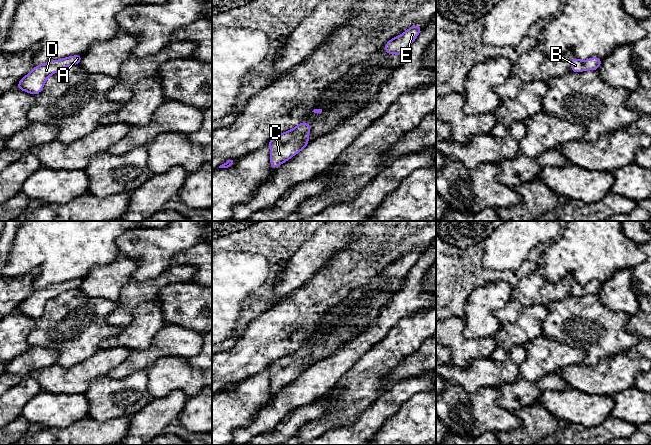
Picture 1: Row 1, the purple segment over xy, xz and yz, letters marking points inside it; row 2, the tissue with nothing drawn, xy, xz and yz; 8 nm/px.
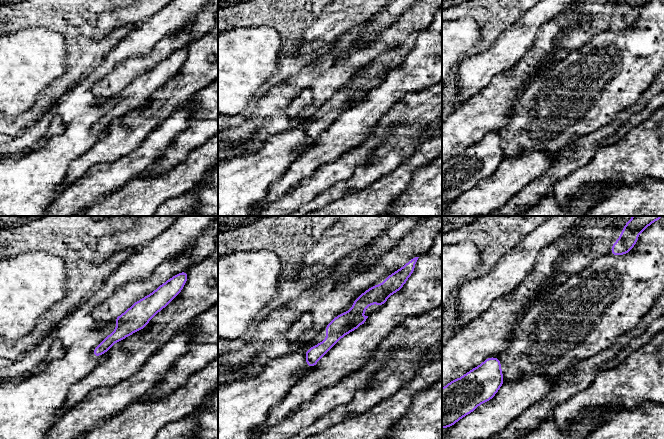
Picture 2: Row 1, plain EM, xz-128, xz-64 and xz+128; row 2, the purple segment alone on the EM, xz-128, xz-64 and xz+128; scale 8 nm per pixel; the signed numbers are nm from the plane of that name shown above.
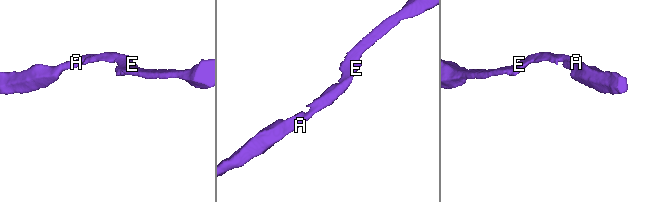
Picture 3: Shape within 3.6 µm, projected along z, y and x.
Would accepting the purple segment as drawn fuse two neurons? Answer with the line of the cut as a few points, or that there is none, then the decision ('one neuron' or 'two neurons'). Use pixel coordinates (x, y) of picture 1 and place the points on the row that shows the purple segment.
no cut; one neuron

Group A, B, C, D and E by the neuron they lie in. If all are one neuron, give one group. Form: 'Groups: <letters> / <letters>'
Groups: A B C D E

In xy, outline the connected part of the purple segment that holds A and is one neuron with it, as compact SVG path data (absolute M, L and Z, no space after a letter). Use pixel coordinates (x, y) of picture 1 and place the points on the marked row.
M83 54L65 57L60 60L50 60L42 65L36 65L25 77L21 78L16 89L23 90L27 93L39 94L46 82L46 79L64 67L79 65Z

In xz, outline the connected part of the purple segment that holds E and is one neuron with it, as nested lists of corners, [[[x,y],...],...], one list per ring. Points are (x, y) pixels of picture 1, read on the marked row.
[[[416,24],[407,29],[403,34],[393,37],[390,41],[385,43],[385,53],[404,55],[409,49],[409,46],[417,38],[422,28],[422,26]]]

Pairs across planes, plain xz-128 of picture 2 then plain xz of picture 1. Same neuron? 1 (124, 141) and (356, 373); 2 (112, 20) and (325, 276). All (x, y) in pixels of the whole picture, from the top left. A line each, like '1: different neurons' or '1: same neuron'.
1: different neurons
2: different neurons

